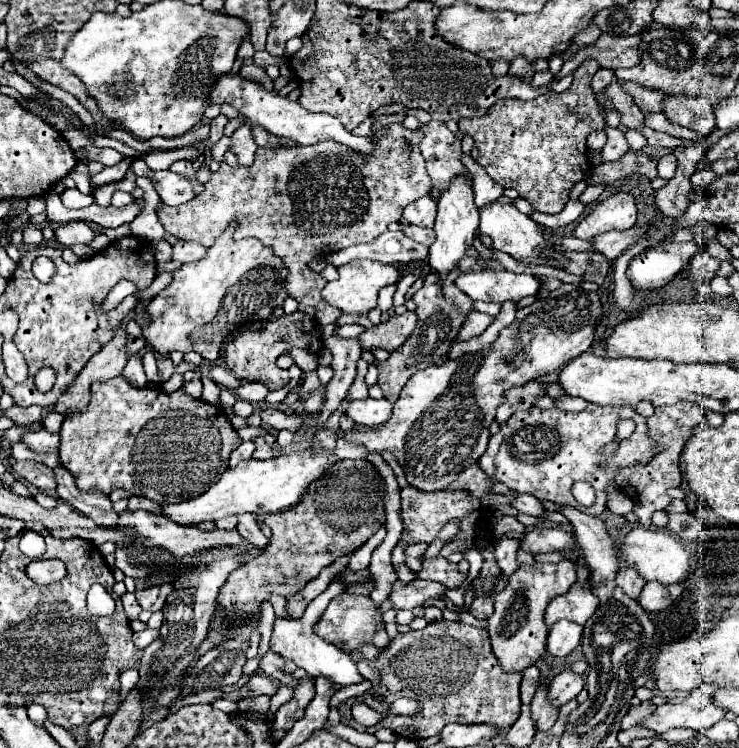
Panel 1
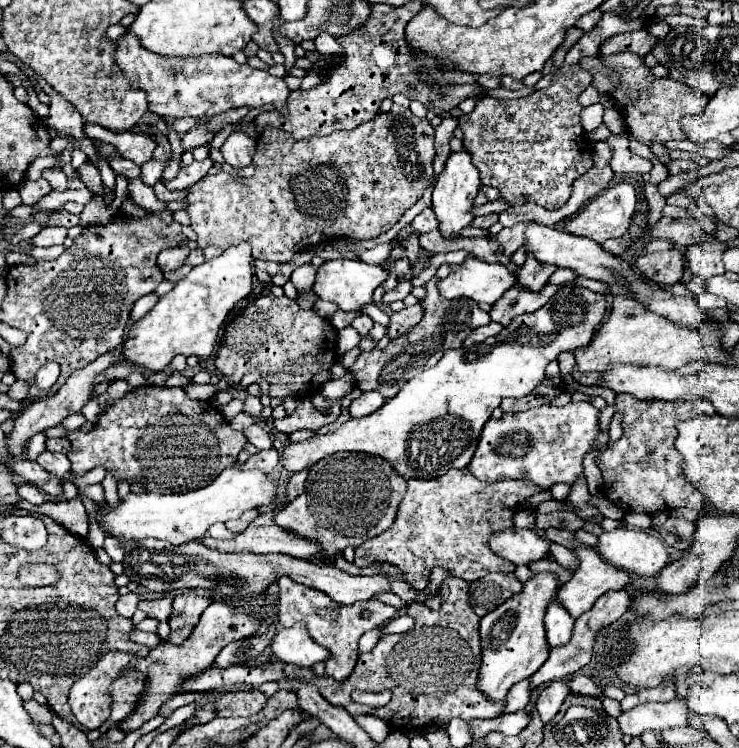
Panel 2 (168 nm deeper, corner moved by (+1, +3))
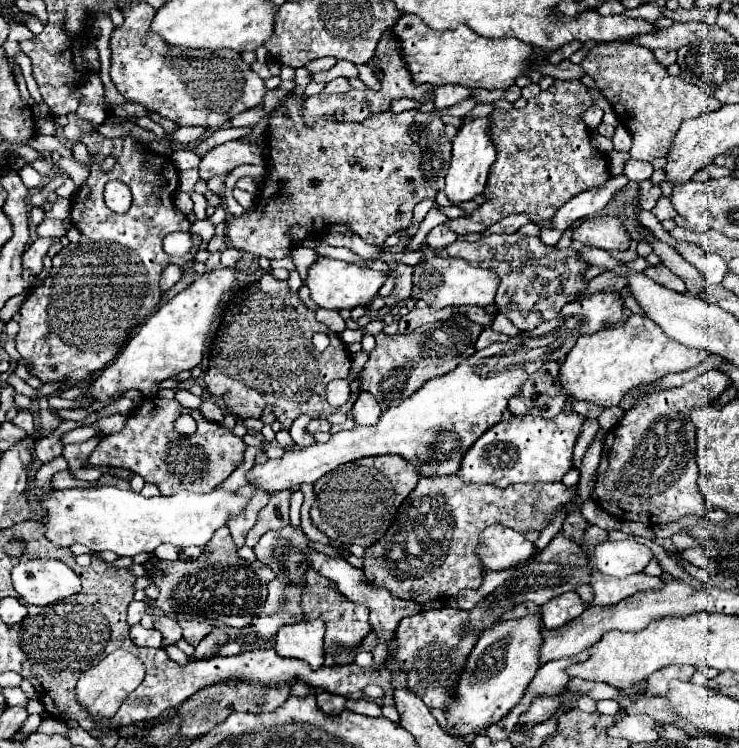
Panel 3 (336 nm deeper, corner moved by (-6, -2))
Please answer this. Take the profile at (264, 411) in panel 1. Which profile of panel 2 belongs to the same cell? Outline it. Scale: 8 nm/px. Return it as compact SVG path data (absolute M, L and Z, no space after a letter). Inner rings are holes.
M303 398L297 402L297 410L287 416L287 418L281 418L281 420L275 420L275 428L283 434L291 434L295 430L303 430L303 428L309 428L309 430L319 430L321 426L334 422L340 414L341 399L332 401L330 410L325 416L321 412L317 412L315 408L311 410L311 400L309 398Z

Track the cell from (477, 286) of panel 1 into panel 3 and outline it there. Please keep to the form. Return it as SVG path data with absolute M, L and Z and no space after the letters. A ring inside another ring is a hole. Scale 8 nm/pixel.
M444 255L426 257L420 265L414 267L414 287L412 297L424 299L430 307L450 307L450 305L476 305L488 307L494 305L494 297L500 285L500 277L494 271L486 271L482 267L474 267L464 259L448 259Z

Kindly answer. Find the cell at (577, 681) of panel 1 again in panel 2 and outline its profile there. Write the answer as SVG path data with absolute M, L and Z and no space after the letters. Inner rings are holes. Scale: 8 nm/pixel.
M551 682L547 688L541 690L537 698L537 712L545 724L559 712L567 696L569 696L569 686L565 682Z

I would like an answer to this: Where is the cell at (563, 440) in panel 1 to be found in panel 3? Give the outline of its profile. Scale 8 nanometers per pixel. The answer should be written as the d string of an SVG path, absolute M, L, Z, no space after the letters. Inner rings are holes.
M570 411L554 419L544 417L512 417L490 427L464 455L458 475L466 483L490 483L494 487L508 487L514 483L554 483L572 469L572 451L576 437L586 417Z

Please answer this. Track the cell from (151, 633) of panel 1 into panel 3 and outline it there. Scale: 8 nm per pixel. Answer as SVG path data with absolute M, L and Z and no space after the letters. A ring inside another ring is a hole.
M140 623L130 627L130 639L140 647L162 647L162 635L156 629L144 629Z

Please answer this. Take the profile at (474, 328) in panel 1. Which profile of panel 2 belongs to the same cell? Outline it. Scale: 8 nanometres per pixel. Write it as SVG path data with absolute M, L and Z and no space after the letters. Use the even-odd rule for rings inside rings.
M549 282L539 292L529 292L529 290L523 292L519 286L513 286L491 308L491 312L489 312L491 320L499 322L501 326L507 326L515 316L541 308L547 300L551 300L551 294L555 294L559 288L563 288L563 286L555 286Z

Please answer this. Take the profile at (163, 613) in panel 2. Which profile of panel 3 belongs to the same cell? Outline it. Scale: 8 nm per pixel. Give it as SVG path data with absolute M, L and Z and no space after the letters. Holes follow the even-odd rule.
M160 615L156 617L154 621L154 629L158 629L164 637L164 645L166 643L176 643L178 639L182 639L182 631L180 631L180 625L174 617L168 617L168 615Z

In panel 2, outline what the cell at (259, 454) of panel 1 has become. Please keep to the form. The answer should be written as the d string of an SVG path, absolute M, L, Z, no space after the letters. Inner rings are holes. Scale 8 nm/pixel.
M269 448L269 450L259 450L255 456L251 456L251 458L243 464L243 468L245 468L245 470L257 468L257 470L261 470L263 474L273 474L277 462L279 462L279 454L277 454L273 448Z

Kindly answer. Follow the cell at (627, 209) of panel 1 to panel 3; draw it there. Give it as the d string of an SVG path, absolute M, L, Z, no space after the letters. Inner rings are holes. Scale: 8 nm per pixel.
M598 215L578 225L572 231L572 241L588 247L600 247L606 251L626 251L632 239L618 215Z

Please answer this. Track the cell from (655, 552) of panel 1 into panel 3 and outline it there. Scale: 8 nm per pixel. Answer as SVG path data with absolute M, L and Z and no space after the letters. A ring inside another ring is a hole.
M624 539L600 543L590 561L610 577L628 577L632 573L642 573L652 557L654 555L648 545L636 539Z

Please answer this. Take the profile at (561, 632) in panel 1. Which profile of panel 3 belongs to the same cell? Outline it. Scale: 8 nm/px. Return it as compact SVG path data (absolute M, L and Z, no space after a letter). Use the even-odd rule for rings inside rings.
M574 591L562 593L562 595L550 599L548 603L542 605L544 627L546 627L546 629L562 627L562 625L570 623L574 617L578 617L584 609L586 609L586 605L584 605L584 601L578 597L578 593L574 593Z

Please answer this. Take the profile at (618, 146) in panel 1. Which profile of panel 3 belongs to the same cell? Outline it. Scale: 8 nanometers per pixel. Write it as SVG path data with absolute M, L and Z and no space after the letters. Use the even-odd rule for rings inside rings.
M510 215L506 217L504 221L498 221L490 227L490 233L516 233L522 225L530 223L530 217L528 215Z

